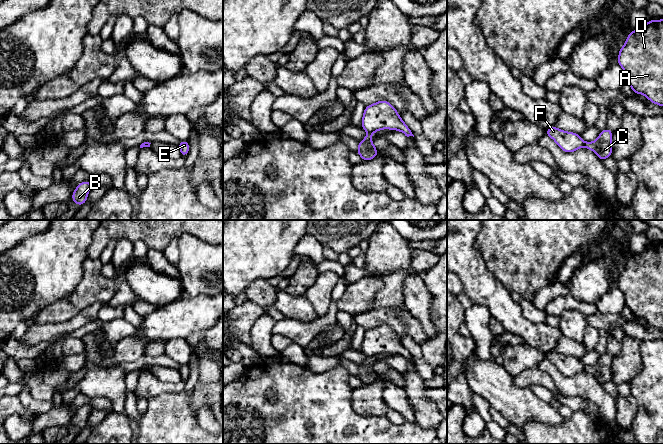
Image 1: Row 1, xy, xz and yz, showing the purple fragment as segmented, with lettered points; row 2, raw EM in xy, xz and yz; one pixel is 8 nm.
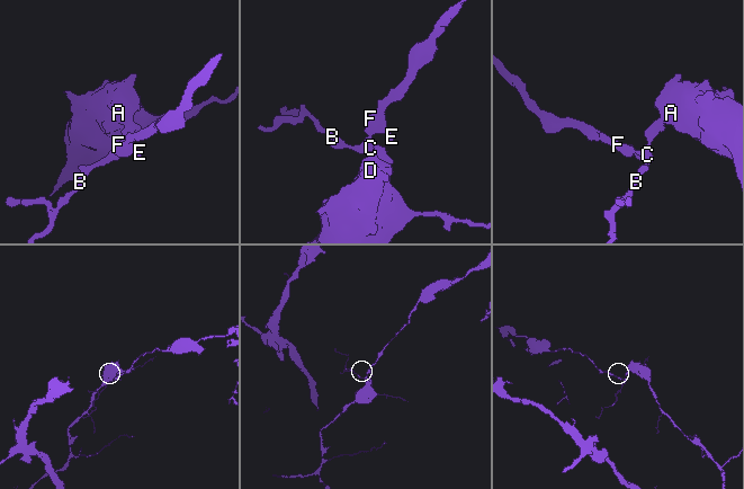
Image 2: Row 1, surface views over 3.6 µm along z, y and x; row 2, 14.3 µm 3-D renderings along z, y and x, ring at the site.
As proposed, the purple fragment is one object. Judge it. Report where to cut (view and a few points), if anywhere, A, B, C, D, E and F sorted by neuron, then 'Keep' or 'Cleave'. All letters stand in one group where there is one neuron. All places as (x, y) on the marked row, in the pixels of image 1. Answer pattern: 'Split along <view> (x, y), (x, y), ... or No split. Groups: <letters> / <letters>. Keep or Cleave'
Split along xz (368, 132), (372, 133). Groups: A B C D / E F. Cleave

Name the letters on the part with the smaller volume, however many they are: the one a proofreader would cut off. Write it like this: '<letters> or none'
A, B, C, D

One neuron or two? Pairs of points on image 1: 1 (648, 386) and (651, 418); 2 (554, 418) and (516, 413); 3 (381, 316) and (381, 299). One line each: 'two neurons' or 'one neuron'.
1: one neuron
2: one neuron
3: two neurons

